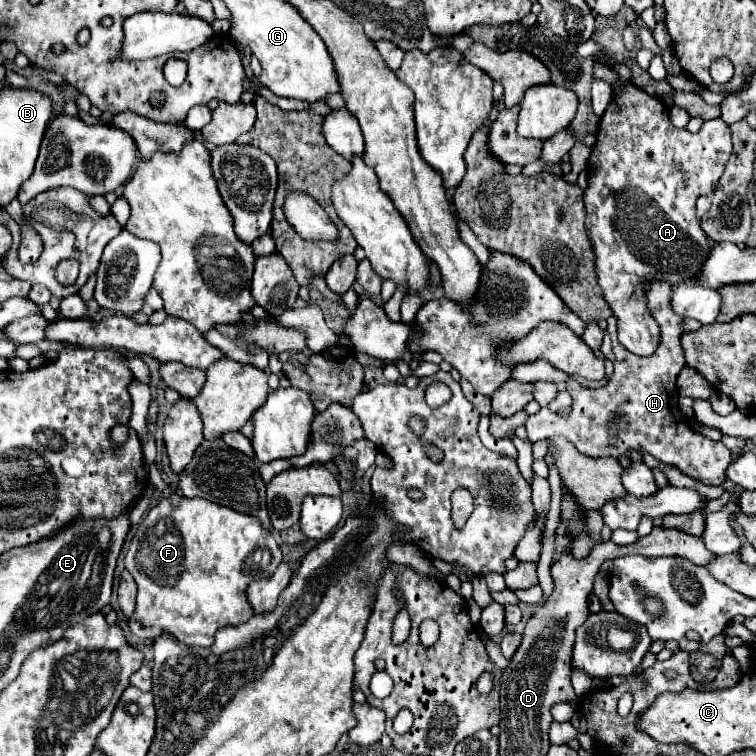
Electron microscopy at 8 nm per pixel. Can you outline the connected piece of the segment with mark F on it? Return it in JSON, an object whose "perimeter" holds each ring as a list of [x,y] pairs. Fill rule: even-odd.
{"perimeter":[[[171,494],[149,510],[125,556],[125,568],[139,588],[137,608],[127,620],[129,630],[143,640],[153,640],[159,634],[169,632],[187,646],[211,646],[219,628],[237,626],[253,616],[253,608],[247,600],[247,586],[271,576],[281,560],[281,548],[257,518],[219,506],[211,500]]]}

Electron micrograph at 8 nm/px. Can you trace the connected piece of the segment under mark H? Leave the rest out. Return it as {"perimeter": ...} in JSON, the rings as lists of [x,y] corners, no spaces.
{"perimeter":[[[651,280],[645,286],[647,308],[661,328],[661,342],[657,350],[649,358],[631,354],[617,342],[617,318],[607,318],[607,332],[613,338],[615,354],[611,378],[601,388],[567,386],[567,392],[573,398],[571,412],[567,416],[557,416],[549,408],[541,408],[535,416],[529,416],[525,428],[531,442],[563,436],[581,454],[591,458],[617,458],[633,448],[639,452],[649,452],[661,464],[679,468],[685,476],[691,476],[705,486],[723,484],[725,470],[731,464],[731,452],[723,446],[723,442],[709,440],[695,432],[677,408],[677,376],[685,366],[685,356],[681,348],[681,318],[671,314],[669,306],[671,292],[671,284],[661,280]]]}

